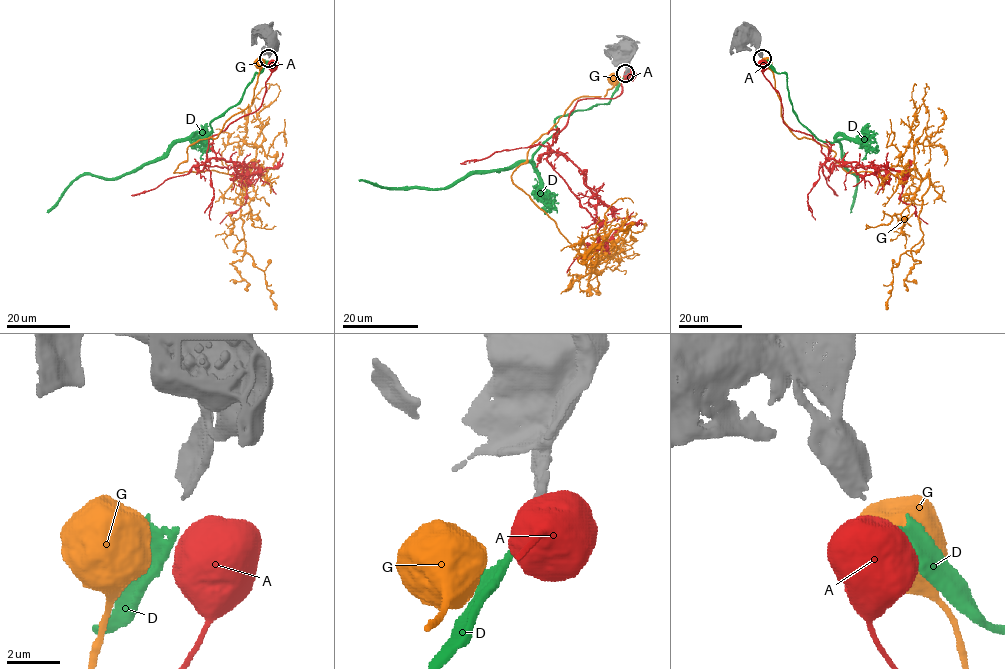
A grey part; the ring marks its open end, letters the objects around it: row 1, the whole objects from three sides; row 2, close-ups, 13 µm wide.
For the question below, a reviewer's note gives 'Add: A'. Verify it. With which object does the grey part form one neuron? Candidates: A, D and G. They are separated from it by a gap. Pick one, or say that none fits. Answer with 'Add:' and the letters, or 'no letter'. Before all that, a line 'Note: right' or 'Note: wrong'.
Note: wrong
Add: D

